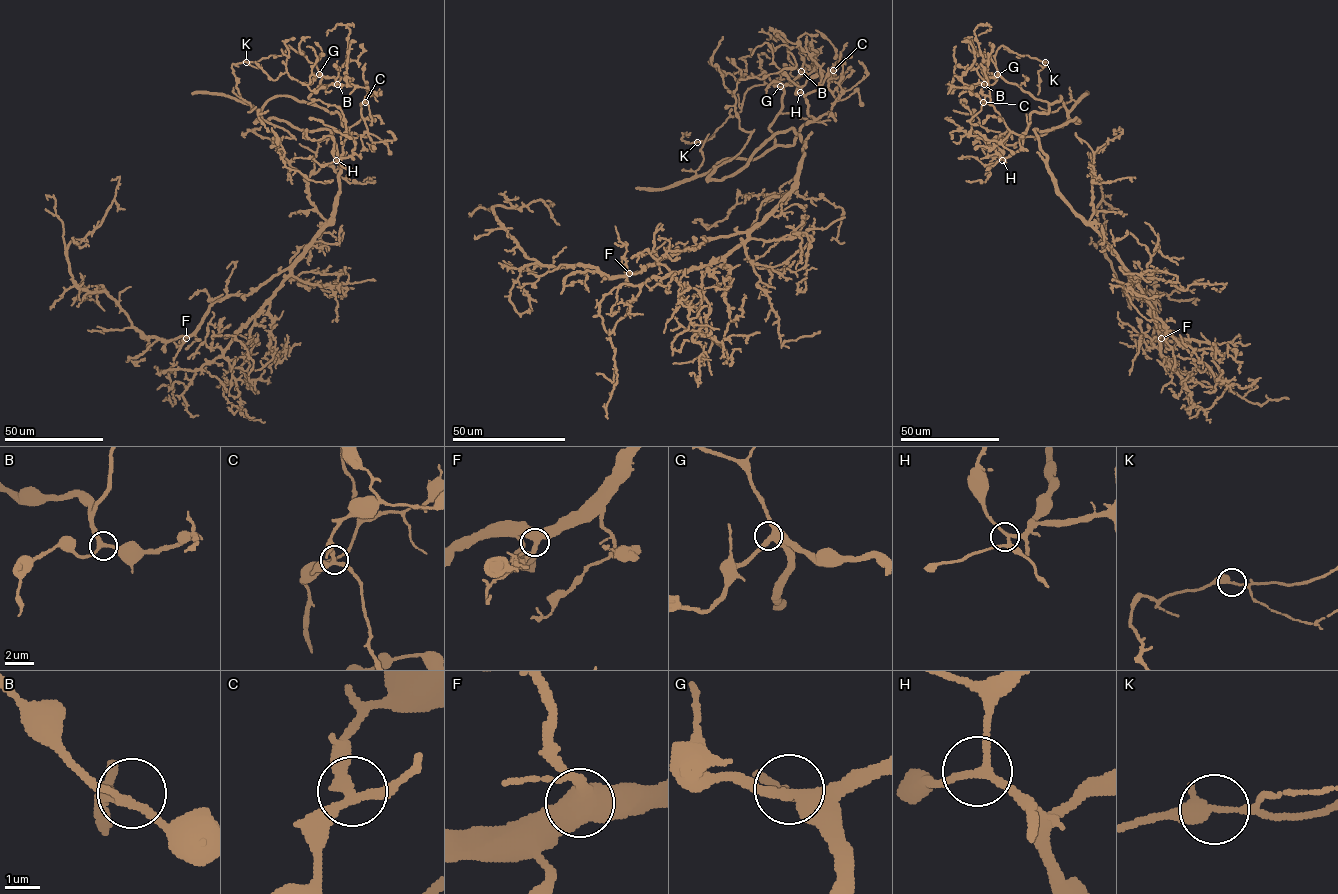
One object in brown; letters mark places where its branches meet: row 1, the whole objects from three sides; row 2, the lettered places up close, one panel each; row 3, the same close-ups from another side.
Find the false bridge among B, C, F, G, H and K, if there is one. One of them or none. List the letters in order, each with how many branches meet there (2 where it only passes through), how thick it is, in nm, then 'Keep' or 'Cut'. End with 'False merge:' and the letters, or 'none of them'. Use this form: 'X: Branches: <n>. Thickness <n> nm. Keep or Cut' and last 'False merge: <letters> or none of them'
B: Branches: 3. Thickness 240 nm. Keep
C: Branches: 3. Thickness 300 nm. Keep
F: Branches: 3. Thickness 440 nm. Keep
G: Branches: 3. Thickness 400 nm. Keep
H: Branches: 3. Thickness 200 nm. Keep
K: Branches: 3. Thickness 280 nm. Keep
False merge: none of them

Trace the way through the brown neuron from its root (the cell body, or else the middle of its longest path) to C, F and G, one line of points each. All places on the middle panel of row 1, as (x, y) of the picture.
C: (793, 183), (805, 144), (792, 128), (729, 176), (708, 176), (726, 158), (792, 145), (835, 101), (833, 70)
F: (793, 183), (793, 190), (775, 209), (746, 231), (709, 238), (699, 245), (667, 254), (638, 272), (629, 273)
G: (793, 183), (805, 144), (792, 128), (708, 179), (718, 162), (774, 145), (780, 86)

